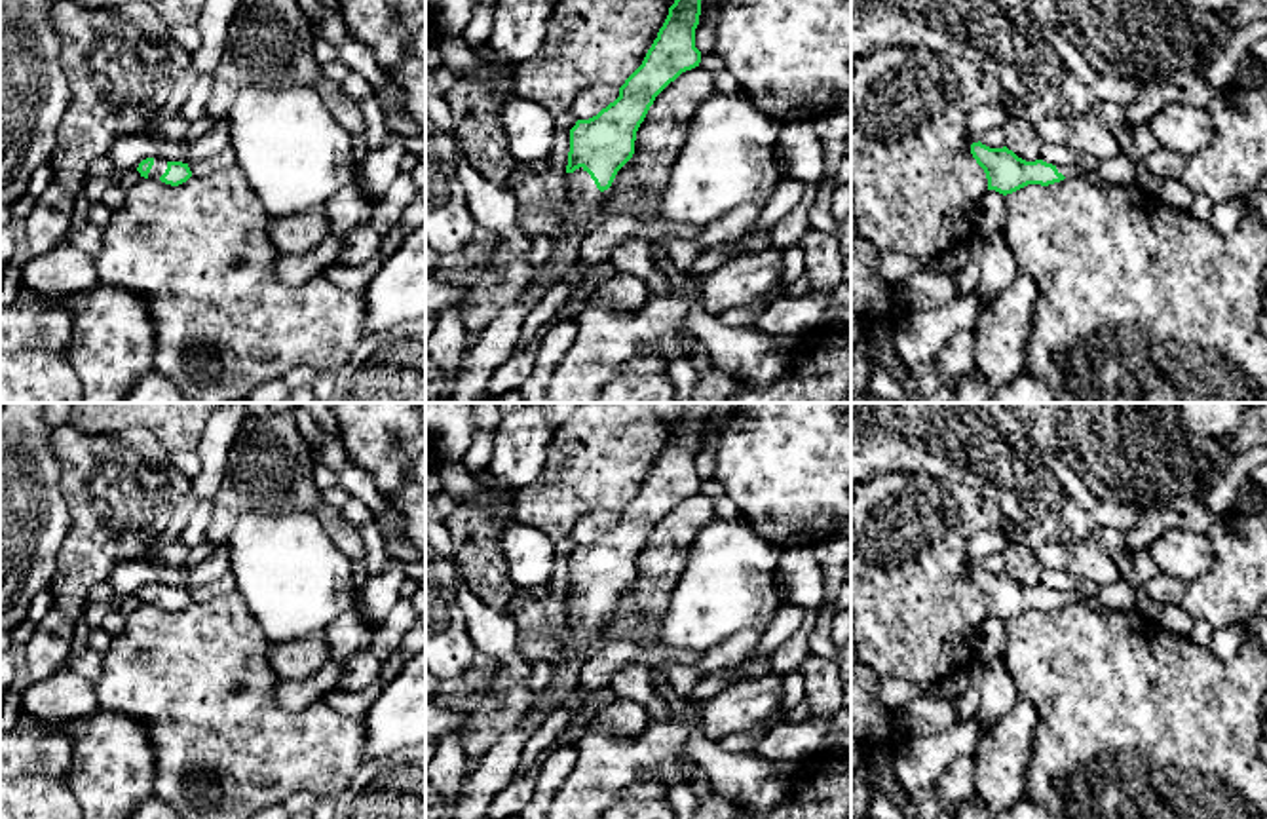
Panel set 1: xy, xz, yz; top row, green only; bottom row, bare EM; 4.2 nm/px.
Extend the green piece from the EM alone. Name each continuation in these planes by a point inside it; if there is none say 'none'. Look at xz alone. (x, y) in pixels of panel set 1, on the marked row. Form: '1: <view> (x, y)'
1: xz (586, 200)

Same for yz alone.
1: yz (1087, 164)

